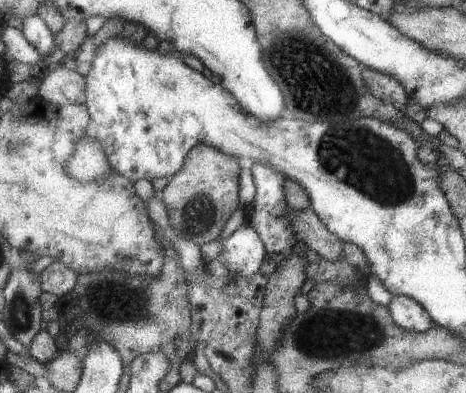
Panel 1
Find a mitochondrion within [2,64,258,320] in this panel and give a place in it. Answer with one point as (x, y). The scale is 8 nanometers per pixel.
(199, 213)

